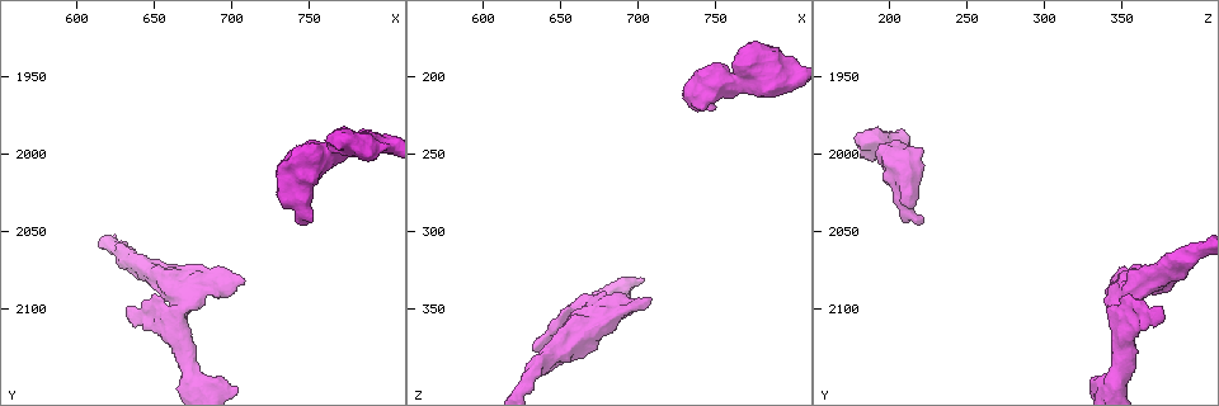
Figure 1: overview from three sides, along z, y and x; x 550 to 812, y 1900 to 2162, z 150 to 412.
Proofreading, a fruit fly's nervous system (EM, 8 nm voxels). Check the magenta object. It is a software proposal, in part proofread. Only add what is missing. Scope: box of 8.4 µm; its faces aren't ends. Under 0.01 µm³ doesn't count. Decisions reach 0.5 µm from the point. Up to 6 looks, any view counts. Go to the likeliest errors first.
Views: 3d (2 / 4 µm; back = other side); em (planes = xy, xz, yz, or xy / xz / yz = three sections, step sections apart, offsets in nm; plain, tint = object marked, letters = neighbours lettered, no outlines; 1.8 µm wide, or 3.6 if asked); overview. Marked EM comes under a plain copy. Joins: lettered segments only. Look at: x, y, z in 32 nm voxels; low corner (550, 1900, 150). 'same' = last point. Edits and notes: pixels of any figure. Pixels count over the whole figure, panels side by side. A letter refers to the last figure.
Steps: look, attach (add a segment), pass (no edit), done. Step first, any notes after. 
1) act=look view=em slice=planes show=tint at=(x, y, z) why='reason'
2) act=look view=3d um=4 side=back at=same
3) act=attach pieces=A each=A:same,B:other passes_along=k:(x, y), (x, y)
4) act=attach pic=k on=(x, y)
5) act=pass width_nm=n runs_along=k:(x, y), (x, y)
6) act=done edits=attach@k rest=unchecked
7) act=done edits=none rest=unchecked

act=look view=3d um=2 at=(750, 2044, 218) why='an open end'

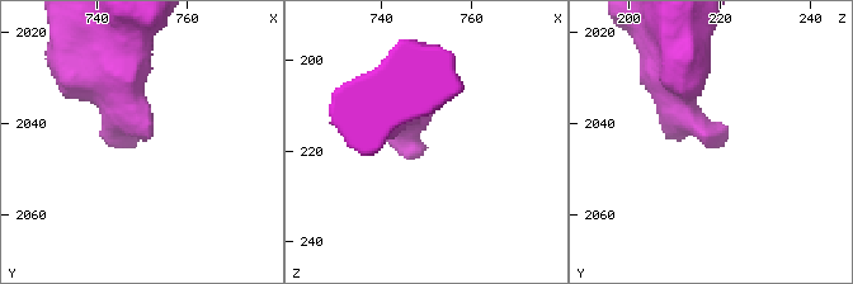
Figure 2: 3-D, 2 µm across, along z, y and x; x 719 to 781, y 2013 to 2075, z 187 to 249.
act=look view=em slice=planes show=letters at=(748, 2045, 220) why='need the tissue'

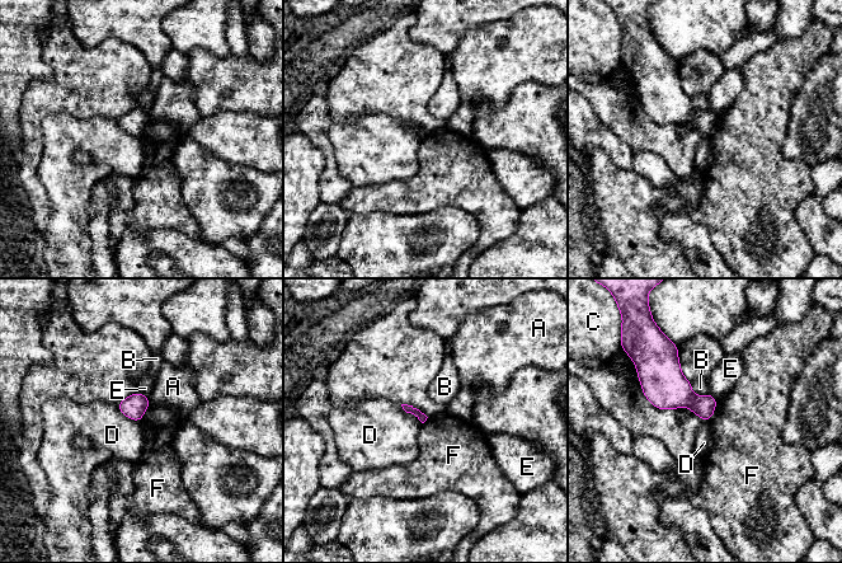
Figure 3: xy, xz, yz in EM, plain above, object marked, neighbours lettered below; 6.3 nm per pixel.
act=pass each=A:other,B:other,C:other,D:other,E:other,F:other found='no lettered segment goes on from it'

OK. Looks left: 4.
act=look view=3d um=2 at=(710, 2082, 342) why='an open end'

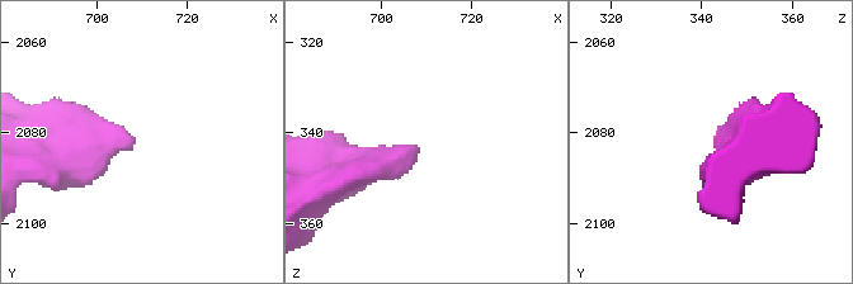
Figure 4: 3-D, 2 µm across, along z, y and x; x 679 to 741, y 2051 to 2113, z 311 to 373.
act=look view=em slice=xy step=16 show=tint at=(708, 2083, 343) why='shape alone is not enough'

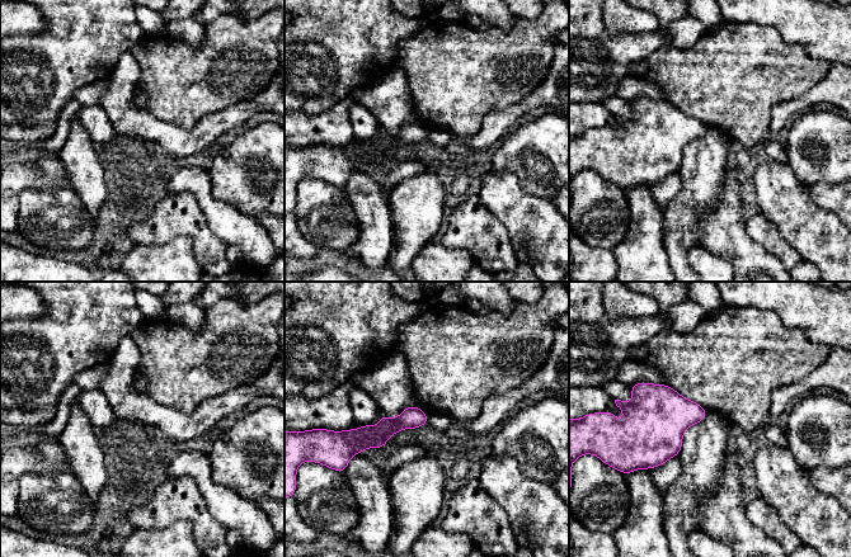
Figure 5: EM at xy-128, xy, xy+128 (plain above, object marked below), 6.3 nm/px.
act=look view=em slice=planes show=letters at=same why='cut it another way'

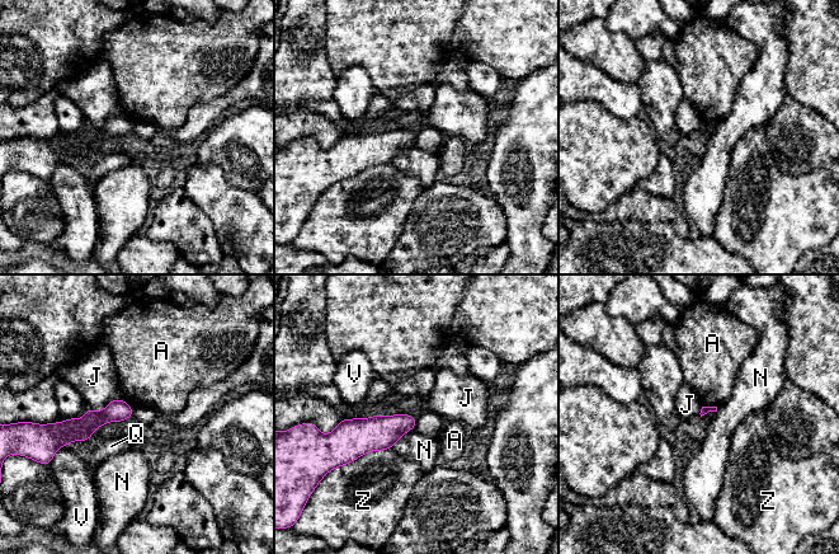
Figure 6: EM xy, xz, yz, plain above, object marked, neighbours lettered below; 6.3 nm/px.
act=pass each=A:other,J:other,N:other,Q:other,V:other,Z:other runs_along=6:(130, 412), (57, 431) found='none of them fits'

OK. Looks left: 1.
act=done edits=none rest=unchecked

